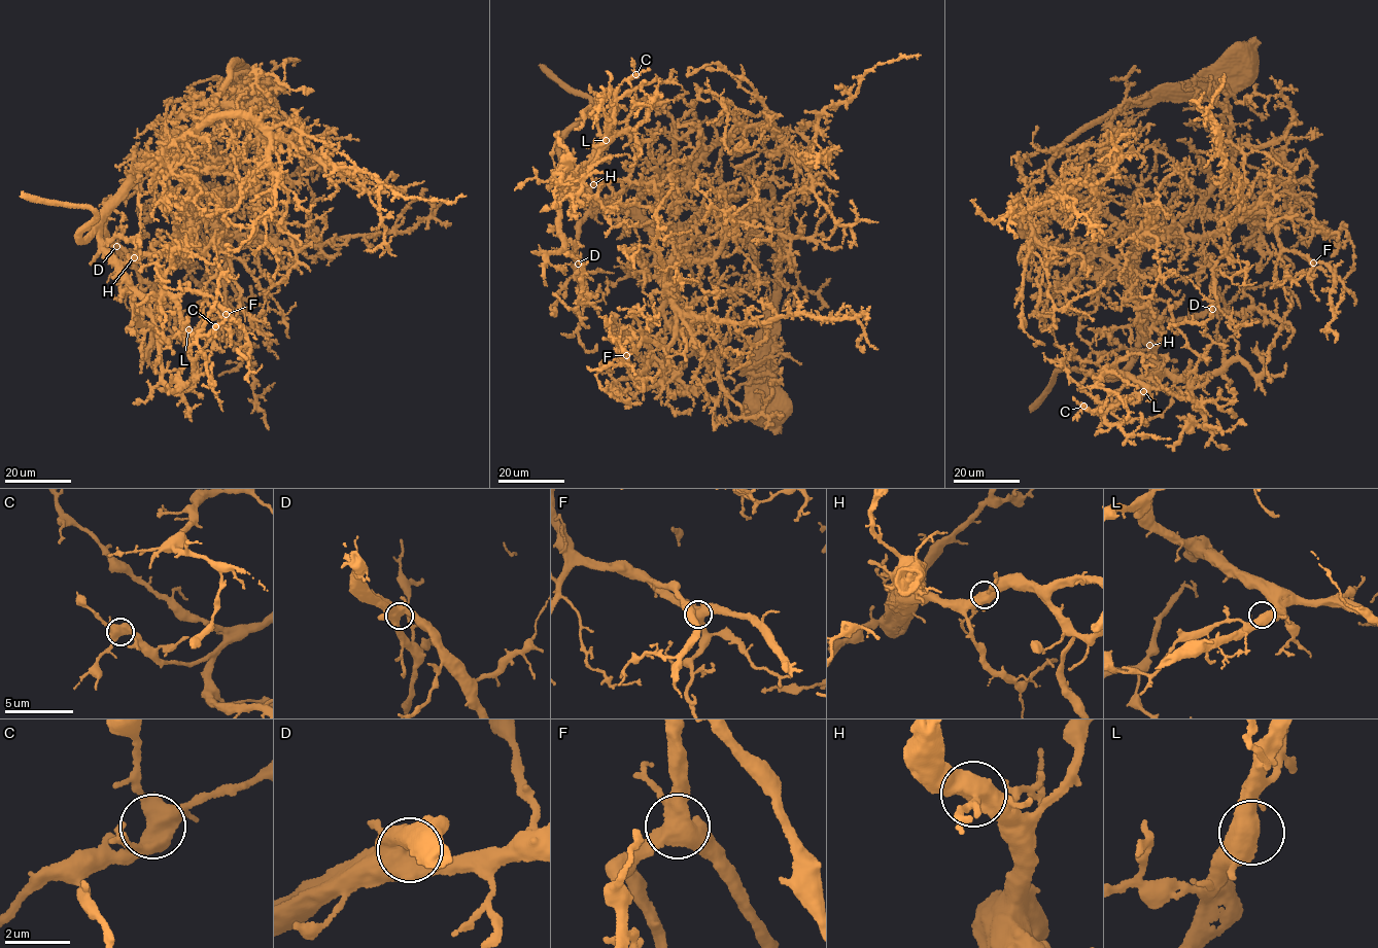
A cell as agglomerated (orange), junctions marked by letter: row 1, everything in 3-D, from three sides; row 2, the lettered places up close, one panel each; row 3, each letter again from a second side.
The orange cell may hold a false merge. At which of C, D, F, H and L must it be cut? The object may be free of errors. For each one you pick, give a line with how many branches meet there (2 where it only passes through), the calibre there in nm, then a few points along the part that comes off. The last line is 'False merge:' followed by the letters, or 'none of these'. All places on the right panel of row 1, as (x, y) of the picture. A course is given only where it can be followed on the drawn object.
False merge: none of these

